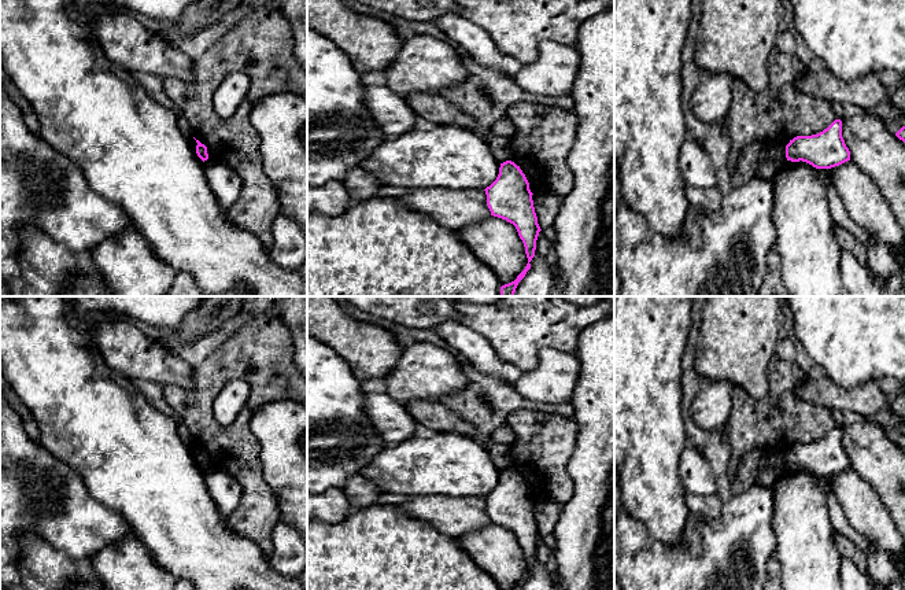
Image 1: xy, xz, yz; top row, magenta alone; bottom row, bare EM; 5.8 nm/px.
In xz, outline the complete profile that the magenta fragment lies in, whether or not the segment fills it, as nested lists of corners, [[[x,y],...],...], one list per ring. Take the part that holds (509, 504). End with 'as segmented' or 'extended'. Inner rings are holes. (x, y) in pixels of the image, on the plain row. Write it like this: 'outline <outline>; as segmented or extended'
outline [[[514,469],[500,471],[496,487],[487,494],[487,513],[491,523],[513,531],[524,550],[528,571],[525,576],[511,590],[520,590],[531,576],[535,564],[536,547],[542,538],[533,515],[529,490]]]; as segmented

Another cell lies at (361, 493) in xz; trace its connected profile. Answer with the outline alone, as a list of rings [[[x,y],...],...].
[[[359,473],[350,477],[341,490],[346,494],[352,512],[373,505],[381,495],[380,490]]]

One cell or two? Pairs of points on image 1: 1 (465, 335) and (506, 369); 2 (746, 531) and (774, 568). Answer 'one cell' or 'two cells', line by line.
1: one cell
2: two cells

